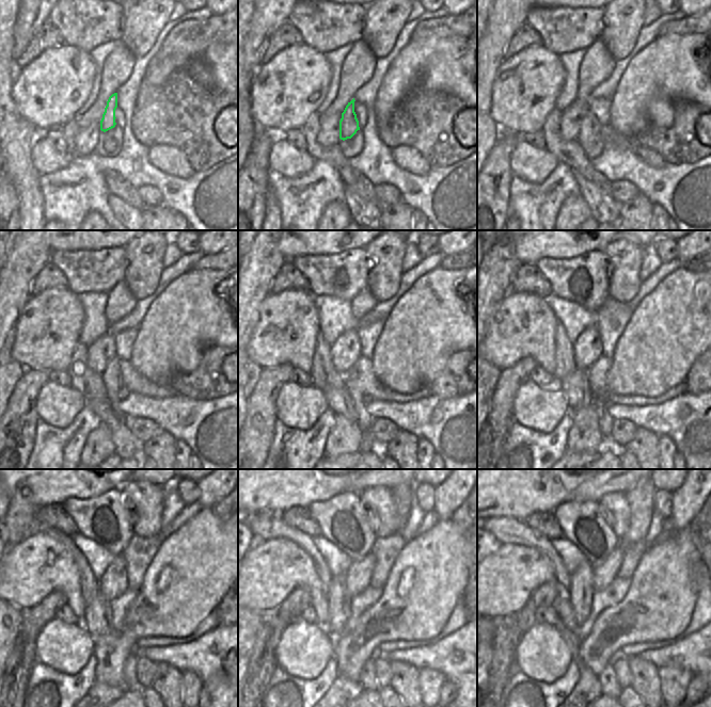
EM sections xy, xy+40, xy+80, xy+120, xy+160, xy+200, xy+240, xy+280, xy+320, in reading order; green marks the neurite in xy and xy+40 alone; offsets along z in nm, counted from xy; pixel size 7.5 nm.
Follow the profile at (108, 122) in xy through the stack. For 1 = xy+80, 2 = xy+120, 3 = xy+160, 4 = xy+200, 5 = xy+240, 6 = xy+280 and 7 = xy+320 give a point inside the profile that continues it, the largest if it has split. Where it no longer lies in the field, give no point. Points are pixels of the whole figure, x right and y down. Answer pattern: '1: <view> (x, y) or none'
1: xy+80 (589, 132)
2: xy+120 (111, 376)
3: xy+160 (364, 419)
4: xy+200 (604, 420)
5: xy+240 (129, 674)
6: xy+280 (367, 679)
7: xy+320 (609, 683)

